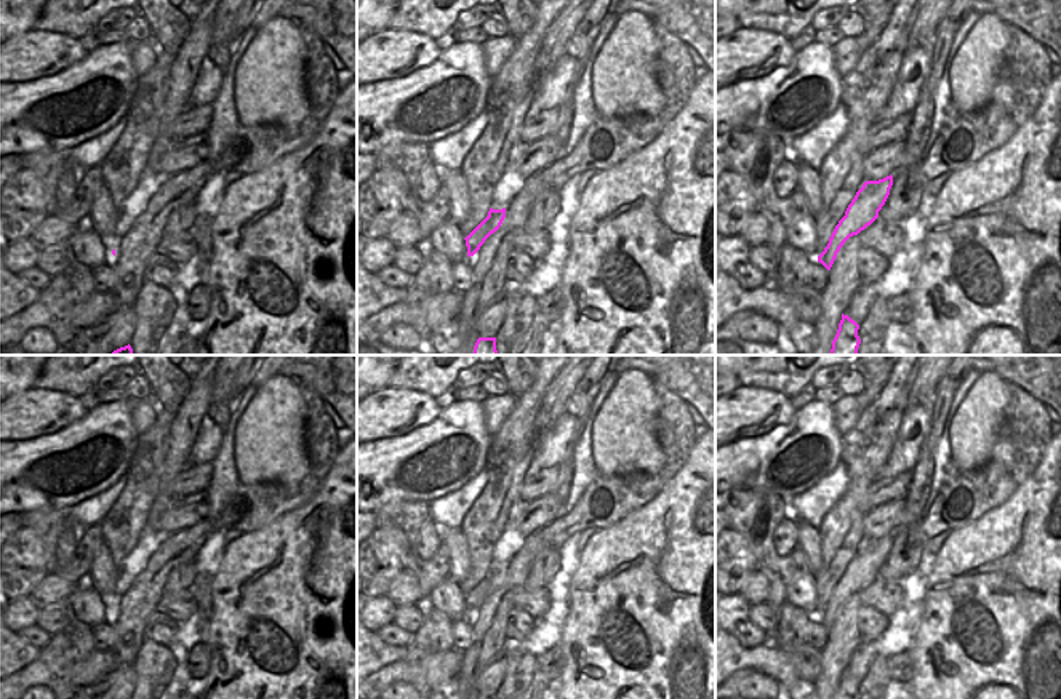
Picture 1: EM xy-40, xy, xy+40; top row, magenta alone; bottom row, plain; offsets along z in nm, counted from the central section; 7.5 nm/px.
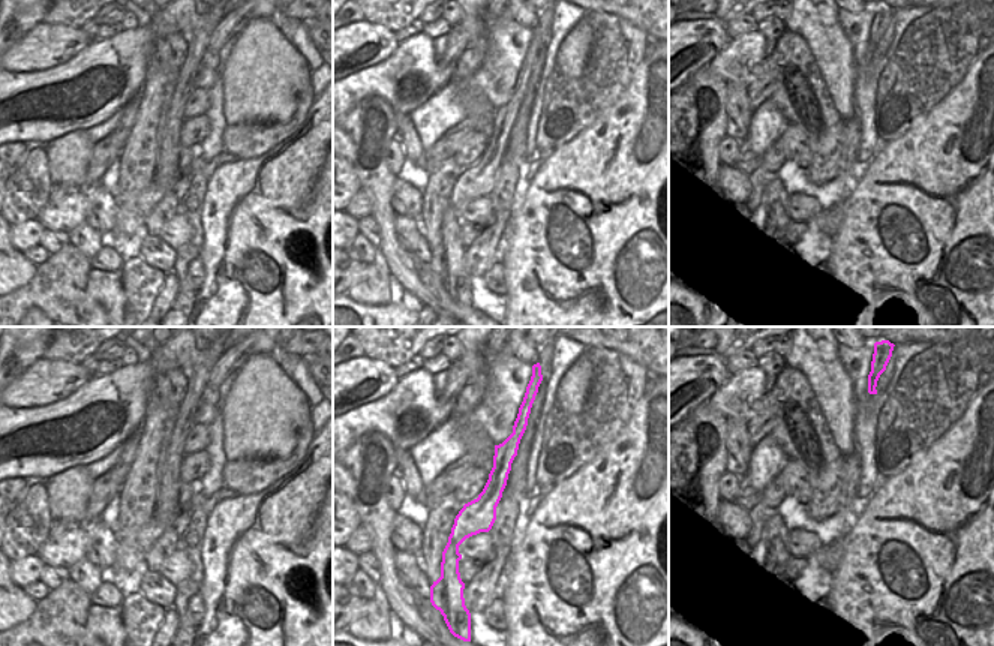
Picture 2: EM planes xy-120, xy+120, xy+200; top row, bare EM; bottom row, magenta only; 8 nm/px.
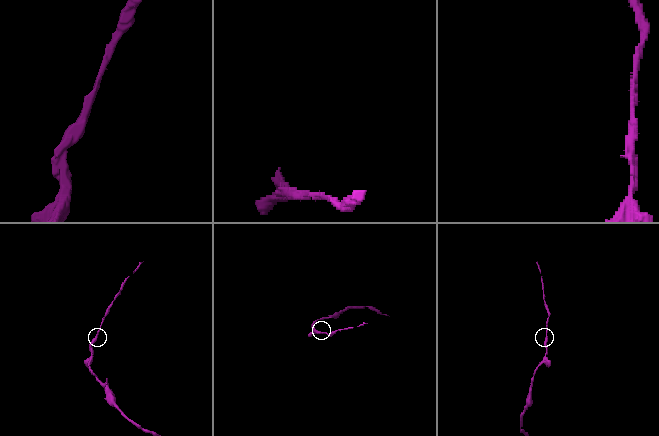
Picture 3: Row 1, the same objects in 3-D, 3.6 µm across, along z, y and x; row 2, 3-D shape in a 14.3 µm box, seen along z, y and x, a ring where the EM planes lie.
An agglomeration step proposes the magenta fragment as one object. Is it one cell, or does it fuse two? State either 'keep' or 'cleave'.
cleave

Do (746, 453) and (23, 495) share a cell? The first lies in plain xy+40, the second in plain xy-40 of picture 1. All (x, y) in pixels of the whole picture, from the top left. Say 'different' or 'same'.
same

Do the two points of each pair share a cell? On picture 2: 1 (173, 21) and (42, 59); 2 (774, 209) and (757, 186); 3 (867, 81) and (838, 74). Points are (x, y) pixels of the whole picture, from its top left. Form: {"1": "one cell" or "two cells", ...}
{"1": "two cells", "2": "two cells", "3": "two cells"}

